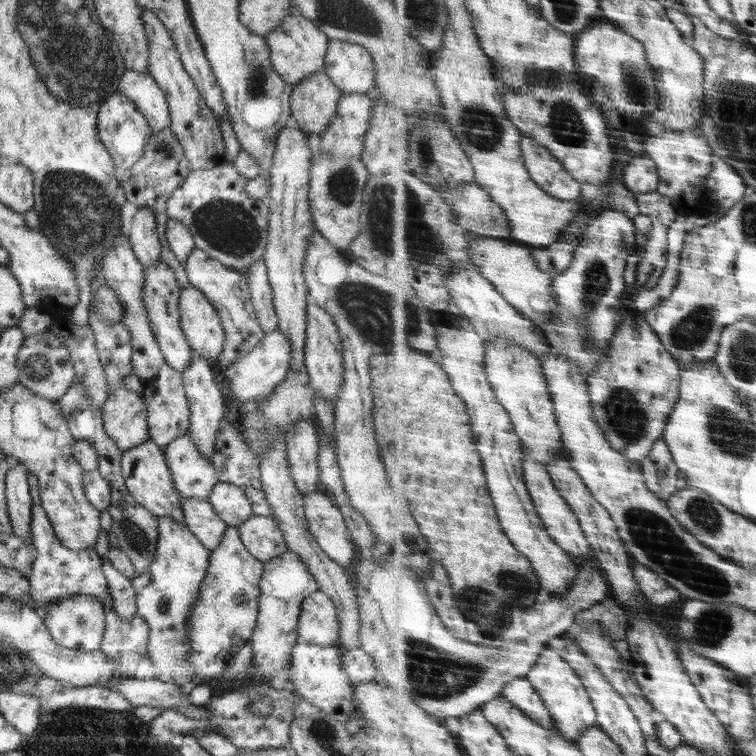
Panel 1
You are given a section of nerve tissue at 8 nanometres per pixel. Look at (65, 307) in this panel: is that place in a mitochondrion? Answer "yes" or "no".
no

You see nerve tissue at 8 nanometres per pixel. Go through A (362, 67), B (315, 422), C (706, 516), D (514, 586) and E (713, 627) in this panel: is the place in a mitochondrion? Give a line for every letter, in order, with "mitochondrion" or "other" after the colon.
A: other
B: other
C: mitochondrion
D: mitochondrion
E: mitochondrion

